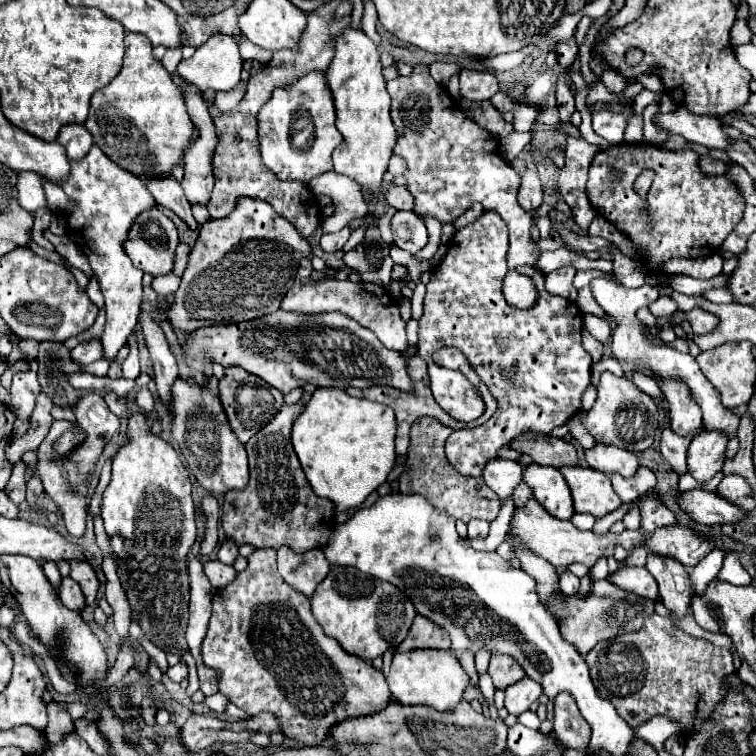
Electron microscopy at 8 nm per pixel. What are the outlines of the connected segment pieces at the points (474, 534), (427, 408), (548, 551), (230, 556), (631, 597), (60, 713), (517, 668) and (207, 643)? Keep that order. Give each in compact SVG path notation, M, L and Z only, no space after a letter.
M469 521L467 523L467 537L469 539L487 537L487 529L489 529L489 523L487 521Z
M413 357L409 363L407 363L407 369L409 369L409 375L411 375L411 381L413 381L413 391L411 393L405 393L405 391L399 391L399 389L393 389L393 387L383 387L383 385L377 385L377 387L367 387L367 389L345 389L347 395L351 397L363 397L363 399L369 399L369 401L377 401L377 403L383 403L383 405L389 405L393 411L395 411L395 417L397 417L397 455L405 455L407 449L409 449L409 429L413 425L413 421L421 415L429 415L429 417L435 417L439 419L441 423L453 427L453 429L463 429L463 427L477 427L479 423L461 423L461 421L455 421L449 413L445 413L433 399L431 391L421 383L423 375L427 375L427 365L421 357Z
M529 499L523 507L515 507L509 531L513 531L515 537L519 537L523 545L531 549L535 555L543 557L553 567L563 567L563 569L569 567L571 563L583 563L587 567L593 567L601 555L613 555L617 543L621 543L625 549L633 549L643 541L641 531L625 529L621 535L613 535L611 531L605 535L595 535L593 531L579 531L571 521L561 521L549 515L545 507L539 505L535 499Z
M225 539L221 543L221 549L219 549L219 561L227 563L227 565L233 565L237 555L239 555L239 547L235 543L231 543L231 539Z
M609 579L595 581L587 595L555 593L547 601L551 603L549 613L559 621L561 637L567 643L575 645L575 649L581 655L587 655L599 641L615 639L627 631L639 631L643 627L645 619L649 615L653 615L653 605L655 605L649 599L643 599L635 593L629 593L629 591L615 587Z
M51 701L47 703L47 713L49 713L49 725L45 727L45 737L51 743L59 743L61 735L73 733L73 723L71 723L71 715L67 713L65 703L59 701Z
M491 655L489 675L493 677L495 689L507 689L511 683L523 679L525 671L511 655Z
M257 549L249 557L249 567L239 573L233 583L215 593L213 615L207 637L203 639L201 655L207 667L221 671L219 691L227 695L233 705L249 715L271 711L279 719L283 735L301 745L327 743L327 731L331 731L335 723L341 723L341 719L379 713L393 701L385 675L379 669L363 659L347 655L335 639L323 633L323 627L319 627L311 613L309 597L295 591L295 587L289 587L279 575L275 549Z

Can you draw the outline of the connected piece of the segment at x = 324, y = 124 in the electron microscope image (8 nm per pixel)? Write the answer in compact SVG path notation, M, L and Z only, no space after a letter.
M311 71L293 85L275 89L273 97L263 105L257 119L263 163L279 179L297 179L309 183L313 177L333 169L331 153L343 141L343 137L335 127L333 97L323 73Z

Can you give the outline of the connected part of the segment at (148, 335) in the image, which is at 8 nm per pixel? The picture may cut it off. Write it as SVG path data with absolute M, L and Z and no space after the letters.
M141 311L141 321L143 321L145 345L149 347L149 353L151 353L157 391L159 391L161 401L167 405L171 401L171 385L179 377L177 361L169 349L169 343L163 335L163 329L151 319L151 315Z

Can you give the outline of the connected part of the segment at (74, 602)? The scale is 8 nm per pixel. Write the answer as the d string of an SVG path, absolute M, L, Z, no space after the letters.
M65 577L61 581L61 587L59 587L59 599L61 603L71 609L71 611L81 611L85 607L85 599L83 599L83 591L81 587L71 579L71 577Z

